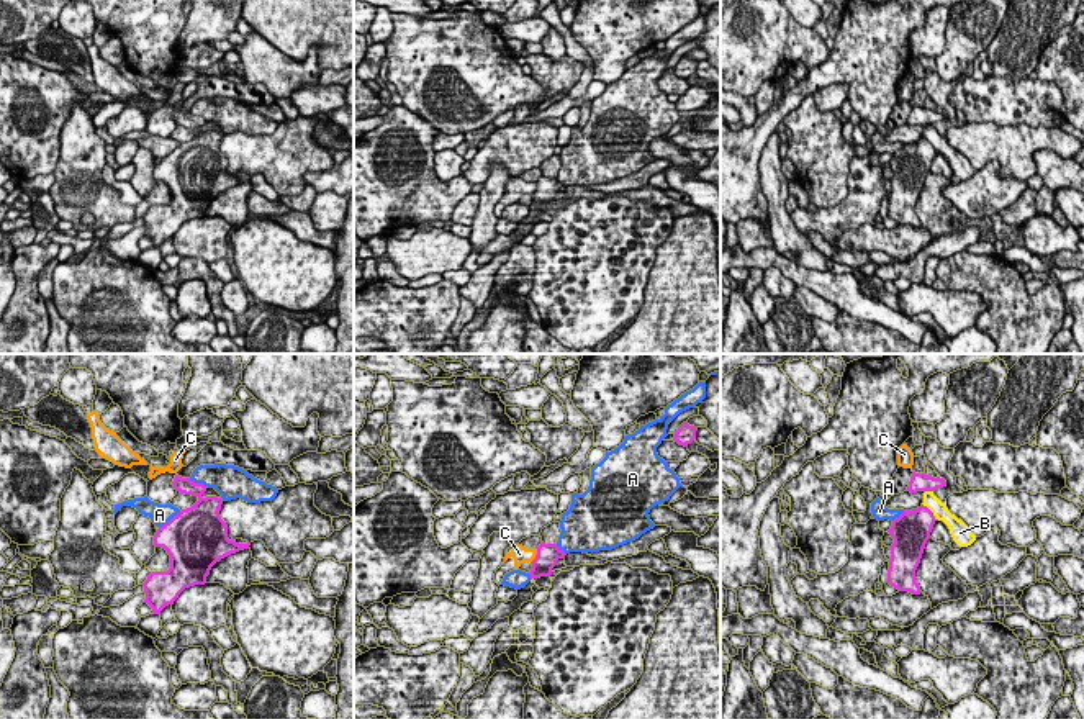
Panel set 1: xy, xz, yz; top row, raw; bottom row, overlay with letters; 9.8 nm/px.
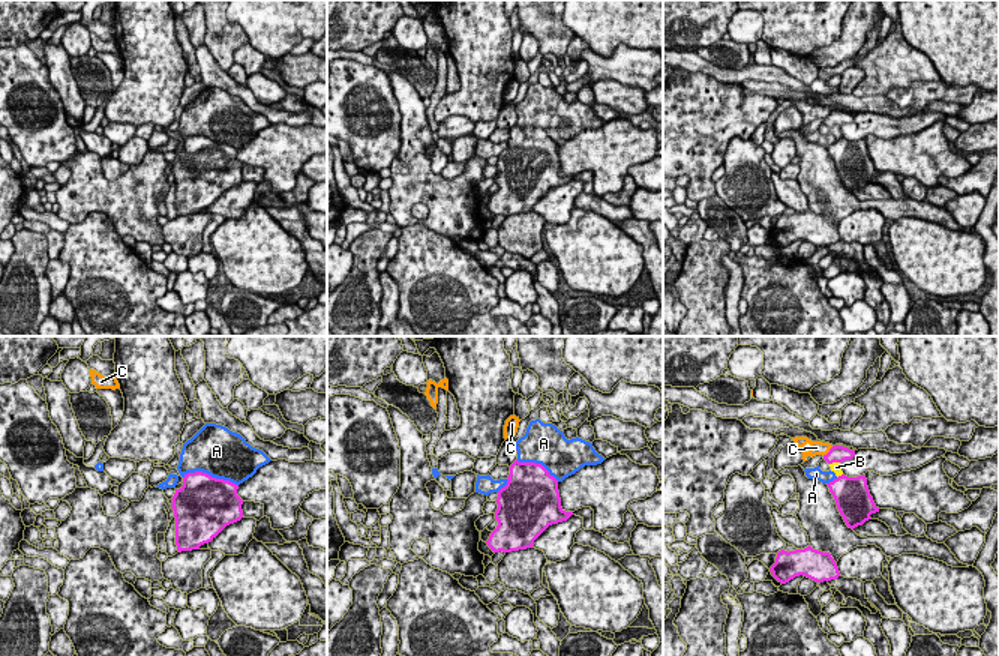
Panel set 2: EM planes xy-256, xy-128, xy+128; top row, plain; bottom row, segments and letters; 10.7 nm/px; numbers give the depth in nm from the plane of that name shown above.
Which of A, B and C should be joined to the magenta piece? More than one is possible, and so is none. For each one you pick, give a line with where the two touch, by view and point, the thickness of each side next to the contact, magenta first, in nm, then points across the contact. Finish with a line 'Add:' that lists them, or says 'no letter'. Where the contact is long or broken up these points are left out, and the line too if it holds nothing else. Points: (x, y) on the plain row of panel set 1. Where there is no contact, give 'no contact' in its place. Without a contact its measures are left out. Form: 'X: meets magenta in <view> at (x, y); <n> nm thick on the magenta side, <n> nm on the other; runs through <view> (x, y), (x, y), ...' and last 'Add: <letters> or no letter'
Add: no letter

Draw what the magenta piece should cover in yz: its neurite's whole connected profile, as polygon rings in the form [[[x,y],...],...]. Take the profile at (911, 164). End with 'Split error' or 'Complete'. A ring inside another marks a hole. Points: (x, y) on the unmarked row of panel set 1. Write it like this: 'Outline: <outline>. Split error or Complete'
Outline: [[[924,138],[915,144],[904,144],[892,154],[888,164],[894,172],[891,179],[888,216],[899,224],[909,224],[912,228],[922,226],[915,215],[915,203],[935,154],[933,146]]]. Complete

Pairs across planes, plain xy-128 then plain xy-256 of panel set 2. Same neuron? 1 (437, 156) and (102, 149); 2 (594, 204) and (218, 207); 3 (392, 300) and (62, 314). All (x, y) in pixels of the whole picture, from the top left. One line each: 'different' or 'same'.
1: same
2: different
3: different

